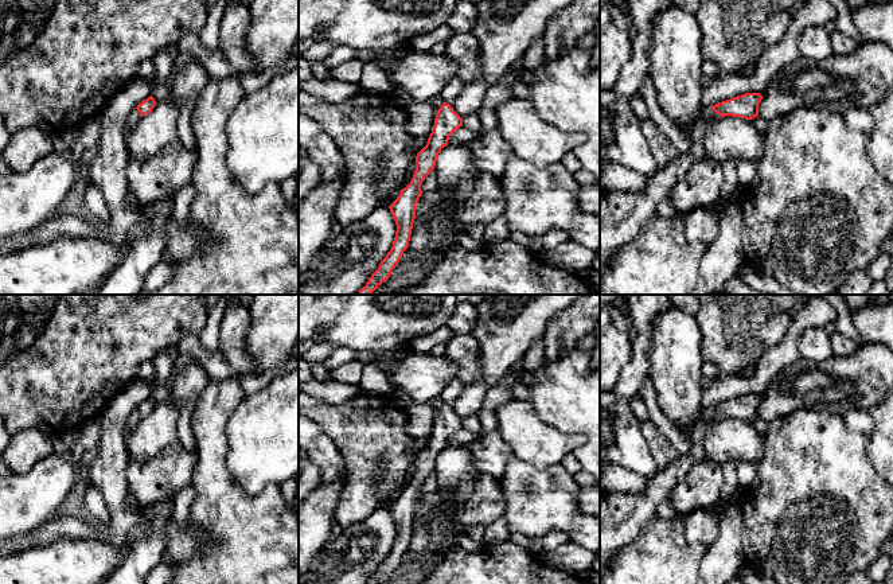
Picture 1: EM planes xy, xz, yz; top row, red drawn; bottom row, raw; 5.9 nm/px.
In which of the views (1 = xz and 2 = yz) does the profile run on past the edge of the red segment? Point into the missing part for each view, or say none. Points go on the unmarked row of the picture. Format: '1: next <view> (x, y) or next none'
1: next xz (436, 403)
2: next yz (622, 516)

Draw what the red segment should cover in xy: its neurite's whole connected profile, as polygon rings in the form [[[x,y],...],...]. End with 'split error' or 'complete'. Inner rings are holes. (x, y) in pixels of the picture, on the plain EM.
[[[151,397],[151,398],[148,398],[147,401],[144,401],[143,404],[140,404],[140,405],[137,406],[137,409],[133,410],[133,412],[128,416],[126,423],[125,423],[125,428],[124,428],[124,437],[125,437],[125,439],[126,439],[126,436],[129,435],[129,432],[136,428],[136,425],[137,425],[139,421],[140,421],[140,418],[151,414],[152,410],[155,409],[155,406],[156,406],[156,402],[155,402],[155,400]]] | split error

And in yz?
[[[745,394],[713,408],[703,408],[689,437],[687,455],[679,455],[663,471],[656,472],[643,492],[609,492],[600,501],[600,577],[615,554],[640,534],[656,514],[658,505],[668,498],[691,467],[706,460],[705,436],[709,427],[725,417],[752,421],[759,417],[761,401],[760,394]]] | split error

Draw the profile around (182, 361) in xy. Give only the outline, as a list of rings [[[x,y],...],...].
[[[179,355],[178,359],[175,361],[175,365],[172,367],[172,371],[169,374],[168,382],[167,382],[167,389],[171,392],[172,385],[173,385],[173,379],[178,374],[178,371],[188,365],[194,365],[195,362],[186,357],[186,355]]]

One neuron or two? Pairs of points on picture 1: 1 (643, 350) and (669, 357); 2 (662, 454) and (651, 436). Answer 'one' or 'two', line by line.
1: two
2: one

